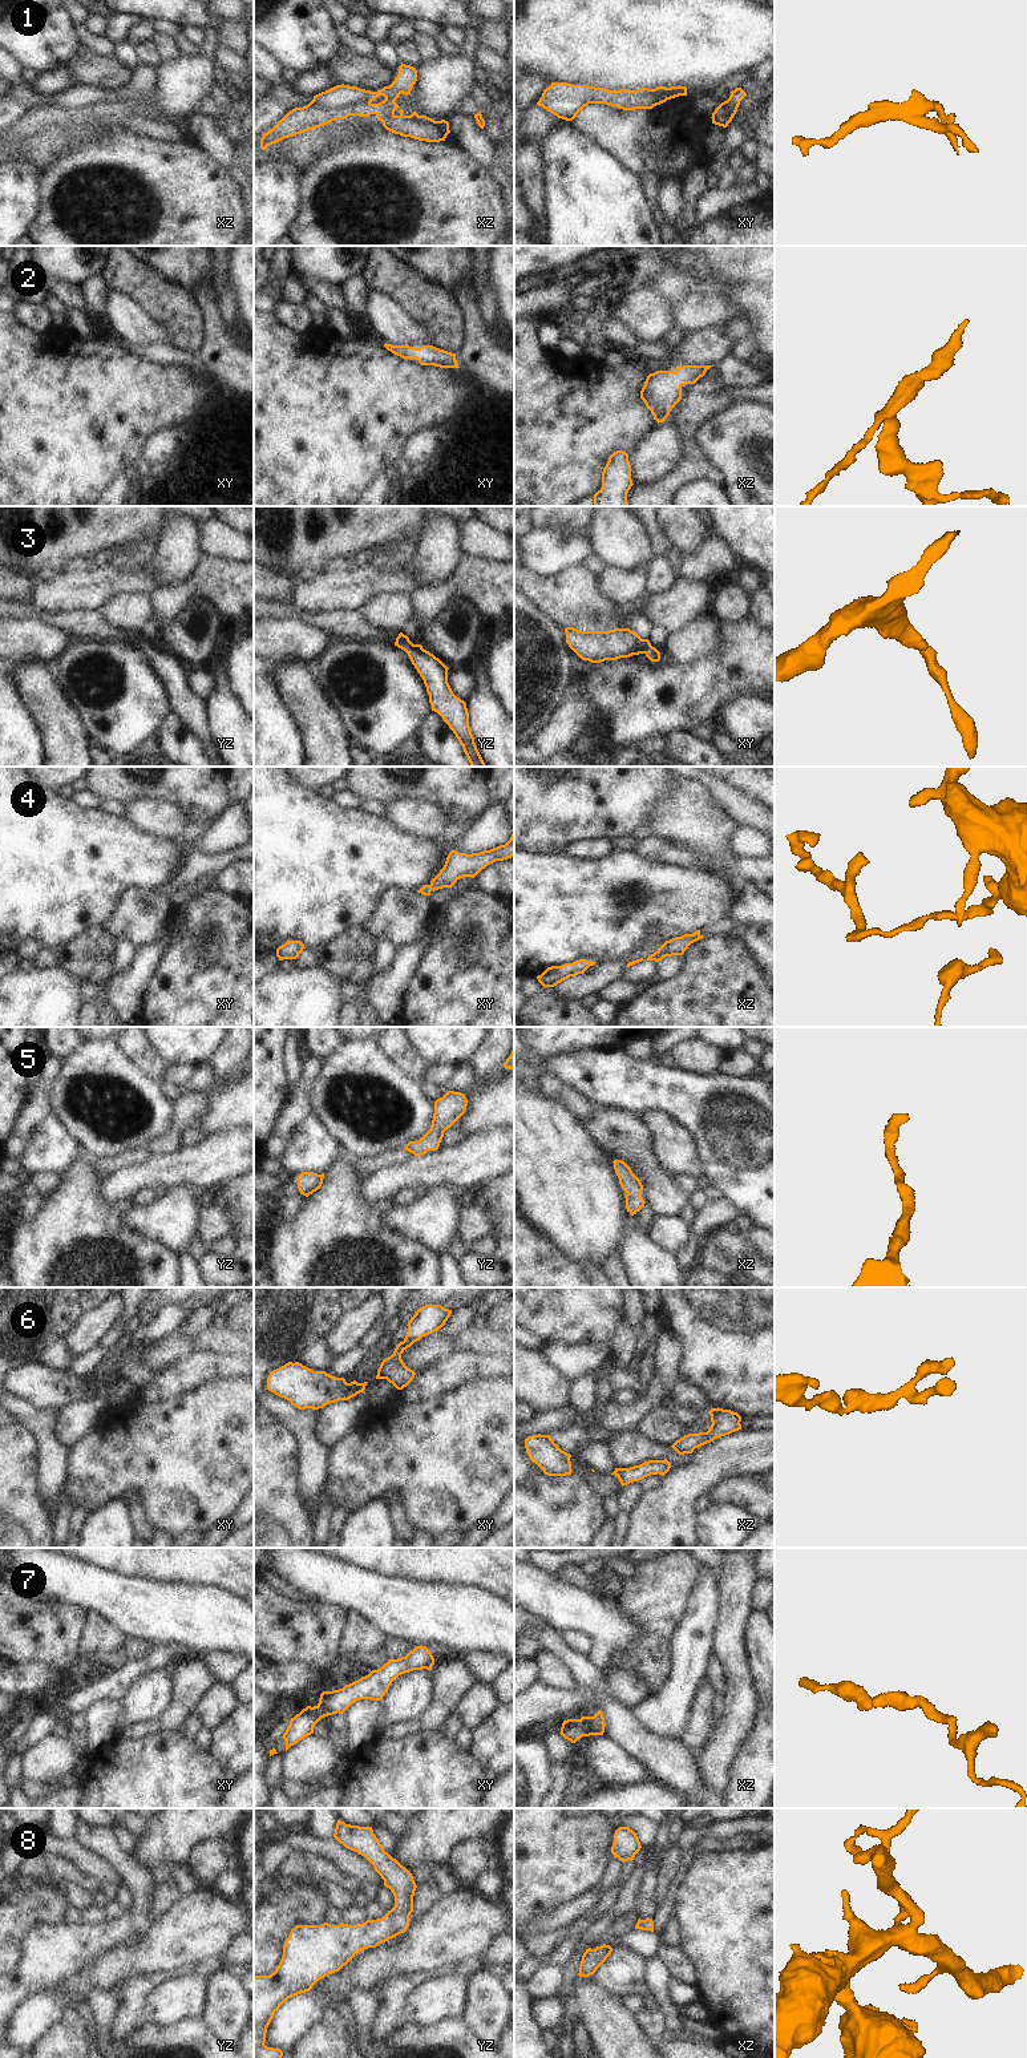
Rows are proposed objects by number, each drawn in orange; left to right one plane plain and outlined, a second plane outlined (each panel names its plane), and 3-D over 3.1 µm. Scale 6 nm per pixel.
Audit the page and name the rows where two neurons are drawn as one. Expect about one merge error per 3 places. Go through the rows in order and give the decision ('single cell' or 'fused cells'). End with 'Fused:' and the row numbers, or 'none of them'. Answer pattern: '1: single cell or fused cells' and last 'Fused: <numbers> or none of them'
1: single cell
2: single cell
3: single cell
4: single cell
5: single cell
6: single cell
7: single cell
8: single cell
Fused: none of them

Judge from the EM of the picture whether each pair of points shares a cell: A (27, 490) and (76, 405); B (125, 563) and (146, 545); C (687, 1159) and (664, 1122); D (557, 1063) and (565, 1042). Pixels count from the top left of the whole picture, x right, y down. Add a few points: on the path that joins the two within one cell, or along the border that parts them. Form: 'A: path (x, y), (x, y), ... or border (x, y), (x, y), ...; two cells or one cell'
A: path (27, 469), (44, 448), (44, 437), (55, 427); one cell
B: path (130, 561), (141, 550); one cell
C: path (678, 1149), (667, 1131); one cell
D: border (530, 1047), (540, 1054), (571, 1054), (591, 1050); two cells

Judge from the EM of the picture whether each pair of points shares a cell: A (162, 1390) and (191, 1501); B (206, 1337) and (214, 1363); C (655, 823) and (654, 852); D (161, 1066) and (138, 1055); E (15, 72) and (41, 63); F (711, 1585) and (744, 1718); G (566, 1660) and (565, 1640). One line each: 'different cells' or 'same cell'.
A: different cells
B: different cells
C: different cells
D: same cell
E: different cells
F: different cells
G: different cells

